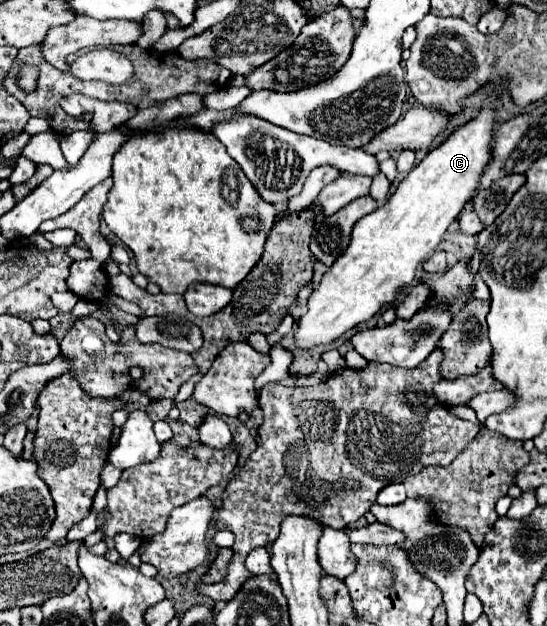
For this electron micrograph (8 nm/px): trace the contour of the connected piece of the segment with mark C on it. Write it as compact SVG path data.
M495 97L487 99L487 107L477 119L463 125L443 145L433 149L383 205L355 223L349 247L323 273L319 287L309 297L307 313L297 321L297 331L293 333L297 349L309 351L333 343L345 331L369 321L385 305L393 303L403 287L413 283L417 265L435 253L447 227L477 191L481 171L491 155L495 103Z

